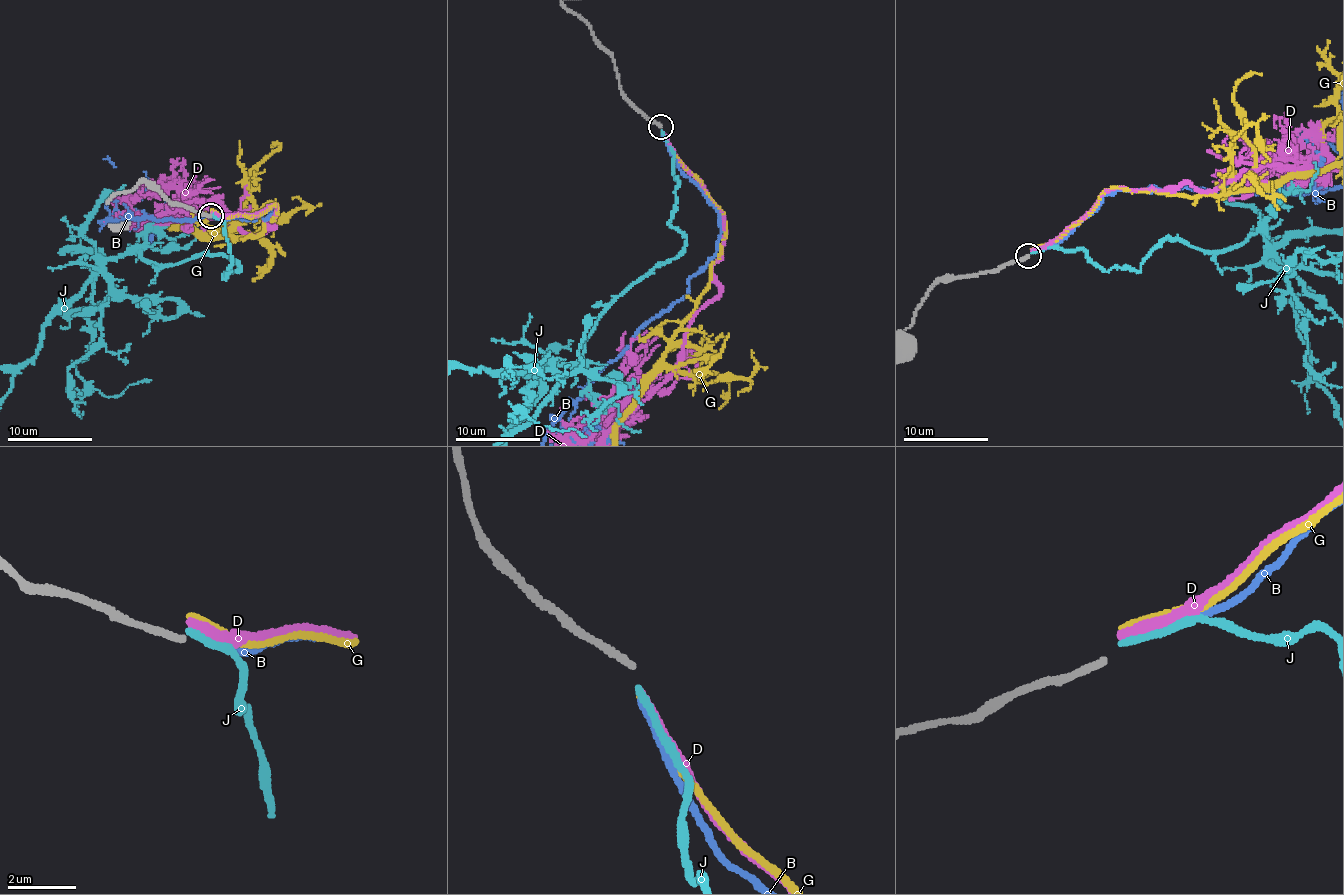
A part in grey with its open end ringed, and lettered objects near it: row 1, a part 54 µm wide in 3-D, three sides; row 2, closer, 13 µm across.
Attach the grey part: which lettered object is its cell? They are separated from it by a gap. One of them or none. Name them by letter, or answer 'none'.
J

